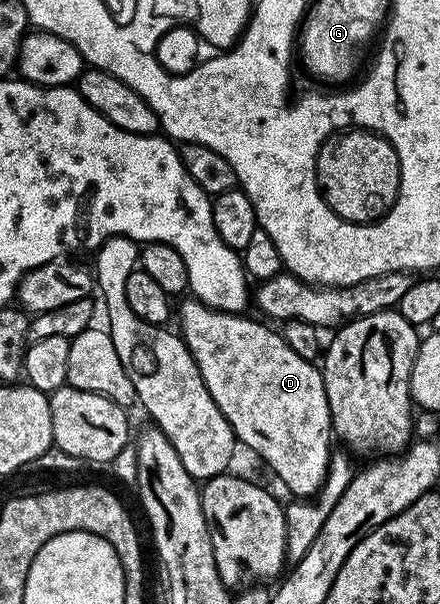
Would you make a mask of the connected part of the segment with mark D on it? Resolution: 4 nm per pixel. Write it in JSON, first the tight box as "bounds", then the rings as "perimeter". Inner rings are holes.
{"bounds":[175,297,333,498],"perimeter":[[[185,297],[180,300],[181,308],[176,308],[175,315],[181,318],[181,327],[179,334],[185,343],[189,346],[189,352],[195,357],[195,365],[199,365],[200,376],[203,377],[204,384],[207,385],[208,392],[211,393],[212,400],[218,405],[220,412],[226,417],[228,423],[233,429],[236,440],[249,447],[257,453],[268,465],[268,467],[277,475],[278,479],[292,492],[294,498],[312,498],[321,490],[325,483],[326,473],[329,471],[329,456],[332,454],[331,441],[333,442],[332,423],[330,421],[330,407],[327,405],[325,379],[321,375],[320,368],[309,359],[299,357],[297,353],[280,335],[278,330],[274,331],[253,320],[247,318],[247,315],[238,312],[216,311],[206,306],[199,300],[192,297]]]}

